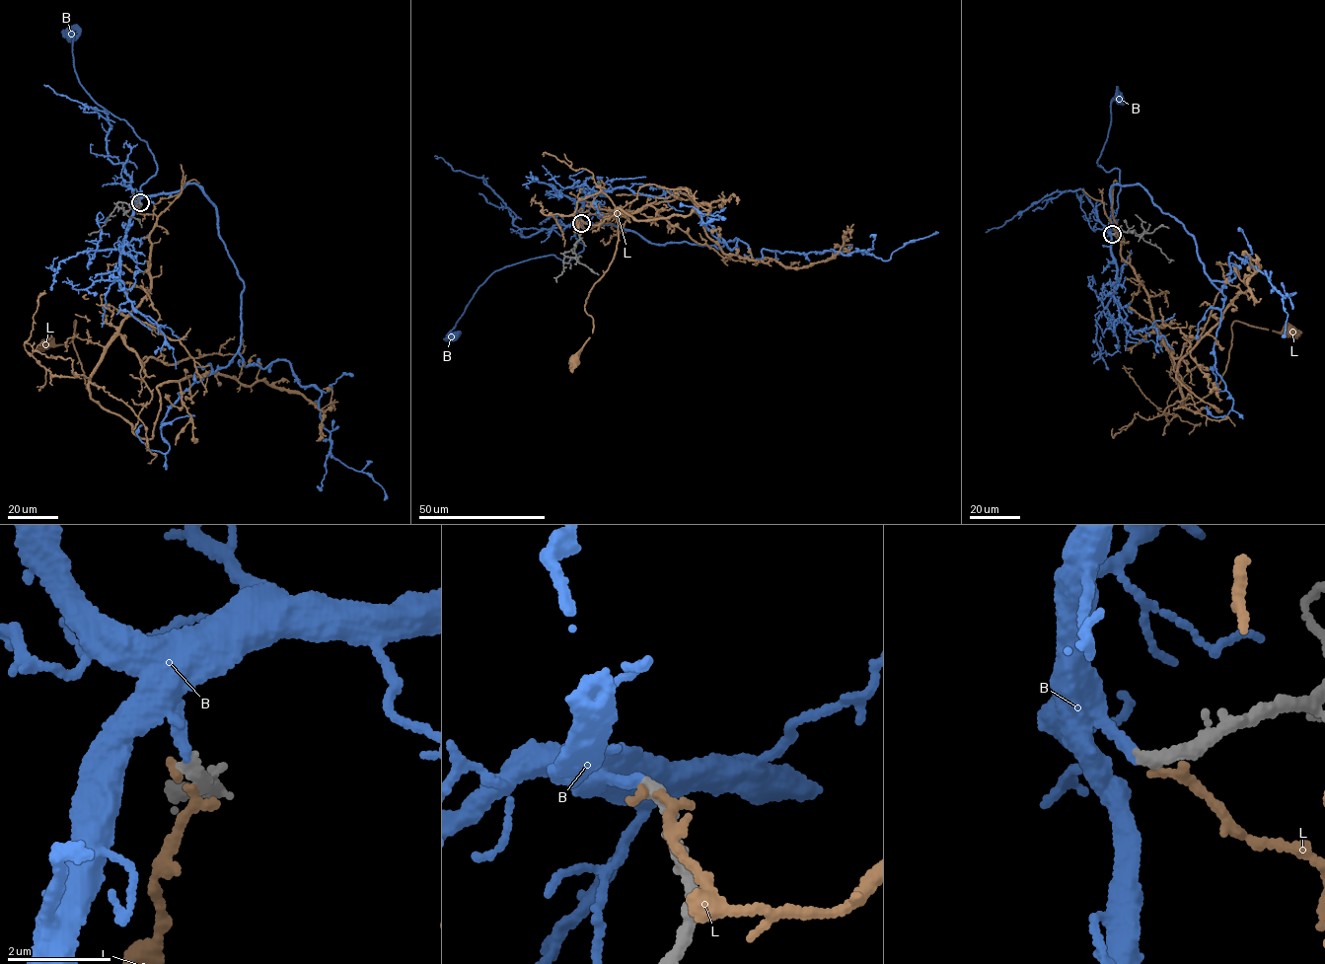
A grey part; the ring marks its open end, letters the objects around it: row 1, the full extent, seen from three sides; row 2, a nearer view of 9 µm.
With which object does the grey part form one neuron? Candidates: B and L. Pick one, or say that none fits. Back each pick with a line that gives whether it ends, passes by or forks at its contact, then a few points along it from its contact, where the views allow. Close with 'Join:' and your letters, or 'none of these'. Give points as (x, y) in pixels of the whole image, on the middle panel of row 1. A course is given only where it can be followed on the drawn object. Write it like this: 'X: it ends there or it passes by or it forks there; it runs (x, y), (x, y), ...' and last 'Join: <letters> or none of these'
B: it ends there; it runs (580, 223), (575, 237), (581, 252), (566, 262), (552, 255), (494, 271), (454, 335)
Join: B

